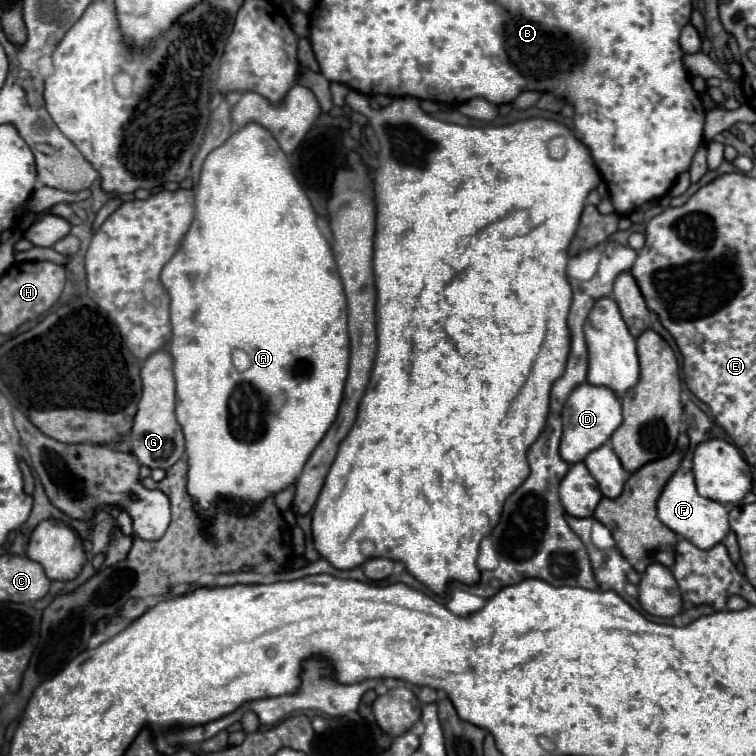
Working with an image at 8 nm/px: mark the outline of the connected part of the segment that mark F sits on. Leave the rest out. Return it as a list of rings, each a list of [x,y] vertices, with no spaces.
[[[678,468],[672,474],[672,478],[668,480],[668,484],[664,486],[664,490],[658,498],[658,518],[680,538],[690,540],[692,544],[696,544],[702,550],[712,548],[714,544],[722,542],[730,530],[728,528],[728,510],[720,502],[702,498],[694,486],[694,474],[684,468]]]

